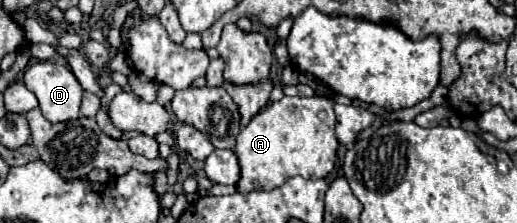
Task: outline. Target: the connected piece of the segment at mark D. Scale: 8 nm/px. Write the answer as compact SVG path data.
M37 62L25 70L23 82L37 96L39 108L49 122L79 118L83 88L69 66Z

